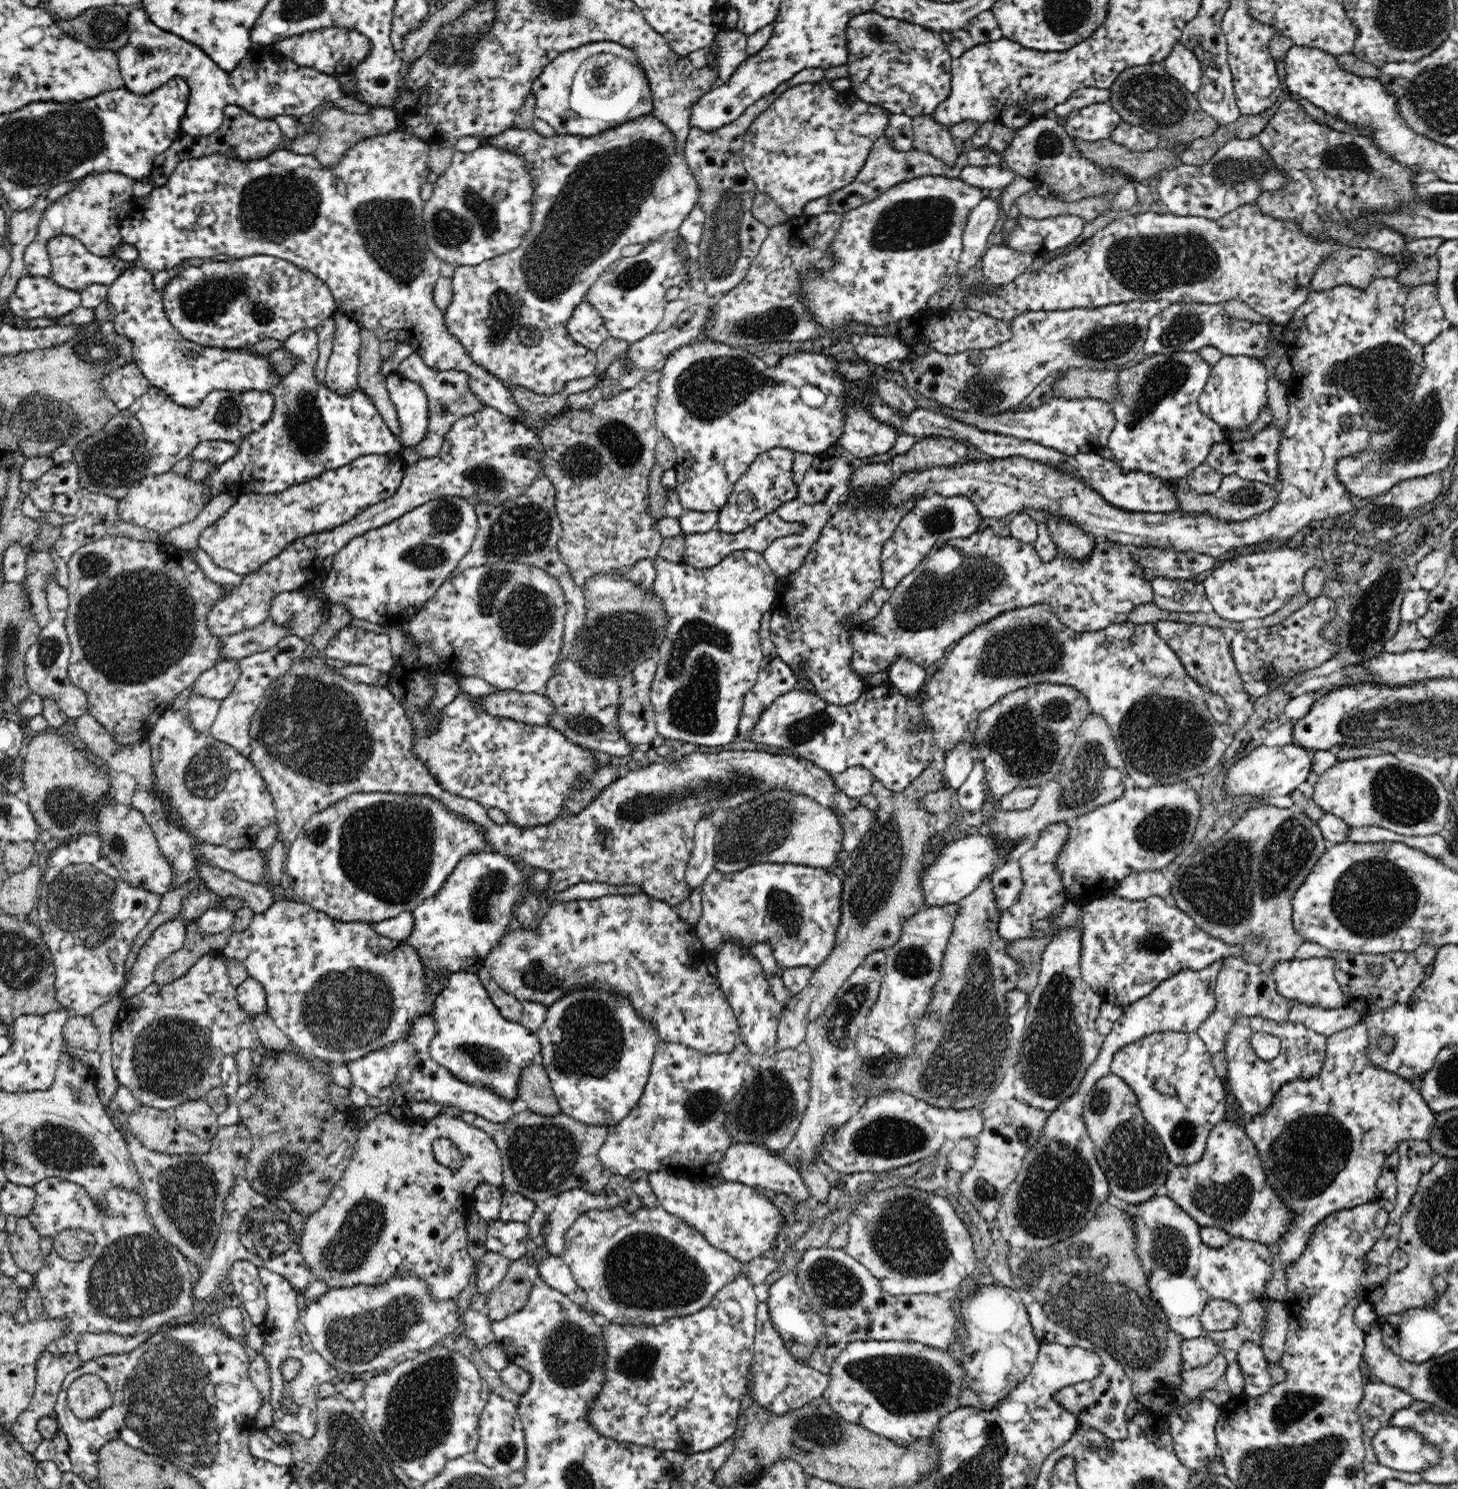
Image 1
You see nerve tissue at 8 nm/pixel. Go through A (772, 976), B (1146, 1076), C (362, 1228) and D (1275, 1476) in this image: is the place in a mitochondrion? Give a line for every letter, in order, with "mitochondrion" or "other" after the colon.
A: other
B: other
C: mitochondrion
D: mitochondrion

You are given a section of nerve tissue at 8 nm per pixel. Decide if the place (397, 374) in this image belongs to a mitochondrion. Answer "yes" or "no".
no

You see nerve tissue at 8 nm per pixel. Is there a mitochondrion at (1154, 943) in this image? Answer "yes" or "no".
yes

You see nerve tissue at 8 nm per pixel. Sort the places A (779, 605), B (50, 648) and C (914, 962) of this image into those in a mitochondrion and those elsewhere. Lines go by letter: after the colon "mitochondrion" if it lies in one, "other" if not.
A: other
B: mitochondrion
C: mitochondrion

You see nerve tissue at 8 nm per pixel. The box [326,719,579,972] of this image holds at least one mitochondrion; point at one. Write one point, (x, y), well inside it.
(492, 884)

